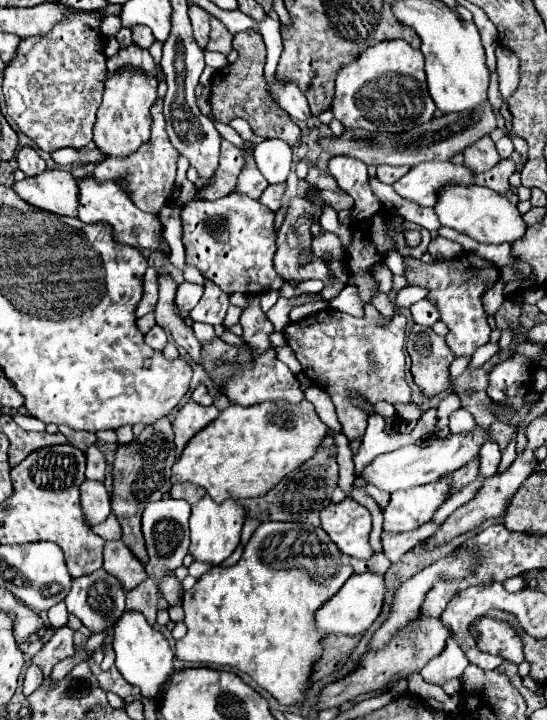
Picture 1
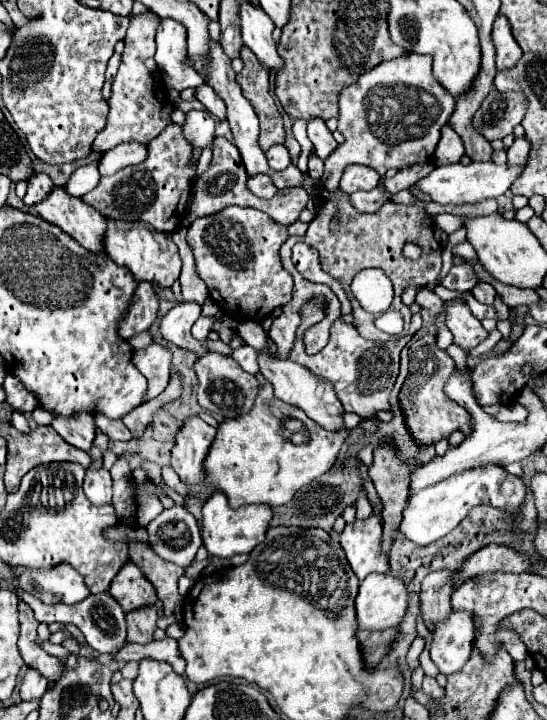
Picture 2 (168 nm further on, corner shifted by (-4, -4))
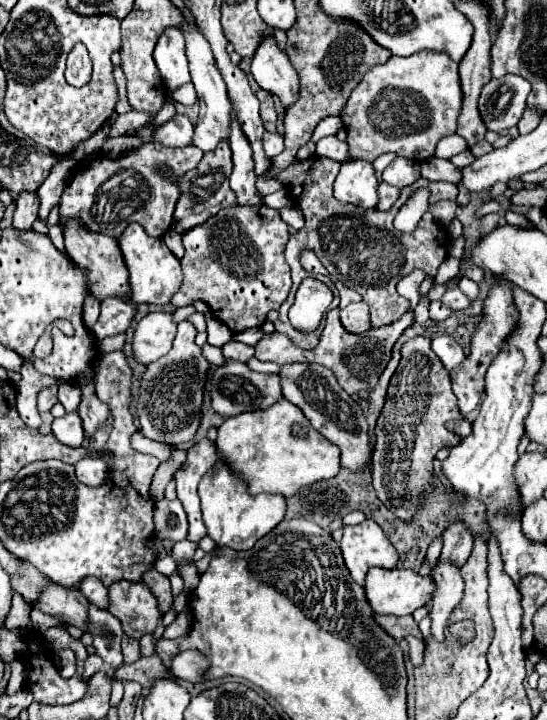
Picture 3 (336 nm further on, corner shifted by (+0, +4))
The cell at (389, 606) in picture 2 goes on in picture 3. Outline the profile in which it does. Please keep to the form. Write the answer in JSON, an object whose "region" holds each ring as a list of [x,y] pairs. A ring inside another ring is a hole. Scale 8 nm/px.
{"region":[[[371,568],[365,576],[365,598],[373,610],[373,614],[393,614],[393,616],[409,616],[415,608],[425,606],[431,600],[431,592],[435,586],[427,576],[419,576],[413,570],[387,570],[387,568]]]}

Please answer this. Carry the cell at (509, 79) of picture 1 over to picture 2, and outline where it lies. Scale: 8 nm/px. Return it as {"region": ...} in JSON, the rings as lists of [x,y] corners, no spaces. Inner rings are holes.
{"region":[[[497,16],[495,24],[493,24],[493,42],[495,42],[495,50],[497,50],[497,68],[499,70],[505,70],[511,64],[517,64],[521,54],[517,54],[517,42],[511,36],[511,26],[501,24],[501,16]]]}

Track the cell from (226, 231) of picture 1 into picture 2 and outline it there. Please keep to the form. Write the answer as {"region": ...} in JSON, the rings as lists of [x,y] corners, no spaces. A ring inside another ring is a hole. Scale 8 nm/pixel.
{"region":[[[229,206],[213,216],[199,218],[187,232],[199,278],[207,284],[211,300],[227,316],[253,322],[261,322],[293,296],[293,278],[279,260],[279,248],[287,238],[287,228],[271,216],[241,206]]]}

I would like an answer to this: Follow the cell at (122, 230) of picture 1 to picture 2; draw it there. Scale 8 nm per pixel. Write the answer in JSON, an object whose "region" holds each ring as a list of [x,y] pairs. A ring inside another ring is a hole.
{"region":[[[107,220],[107,234],[105,234],[105,250],[109,258],[127,268],[137,282],[151,282],[153,286],[169,288],[181,274],[181,258],[171,240],[171,234],[159,234],[143,222],[121,222],[121,220]]]}

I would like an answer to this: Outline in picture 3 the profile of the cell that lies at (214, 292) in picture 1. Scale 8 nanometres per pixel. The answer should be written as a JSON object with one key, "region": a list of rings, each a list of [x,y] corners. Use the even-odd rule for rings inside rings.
{"region":[[[189,320],[179,322],[171,352],[161,360],[151,362],[147,372],[141,378],[141,388],[135,400],[135,408],[141,420],[141,432],[151,440],[163,444],[189,442],[199,428],[201,400],[203,400],[201,390],[205,384],[209,362],[203,358],[201,348],[195,344],[195,336],[197,330]]]}

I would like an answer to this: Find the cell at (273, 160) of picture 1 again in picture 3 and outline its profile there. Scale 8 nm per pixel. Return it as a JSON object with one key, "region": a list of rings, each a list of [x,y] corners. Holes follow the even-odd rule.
{"region":[[[265,132],[263,134],[263,148],[265,148],[265,154],[269,158],[281,154],[283,152],[283,136],[281,134],[269,134],[269,132]]]}

